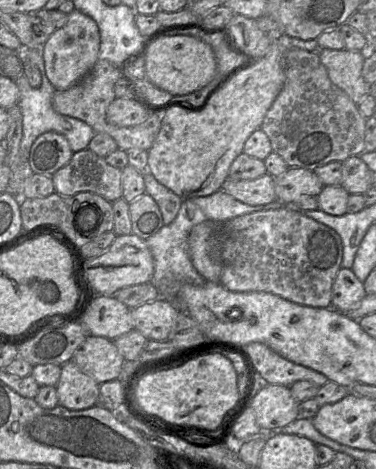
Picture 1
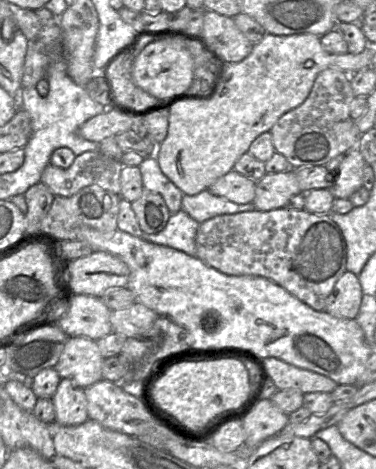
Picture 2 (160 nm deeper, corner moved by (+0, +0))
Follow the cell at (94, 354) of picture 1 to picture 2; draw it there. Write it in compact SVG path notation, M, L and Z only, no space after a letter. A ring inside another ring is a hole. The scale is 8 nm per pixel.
M70 337L53 368L61 379L70 379L78 387L86 388L103 380L104 359L96 341L85 337Z

